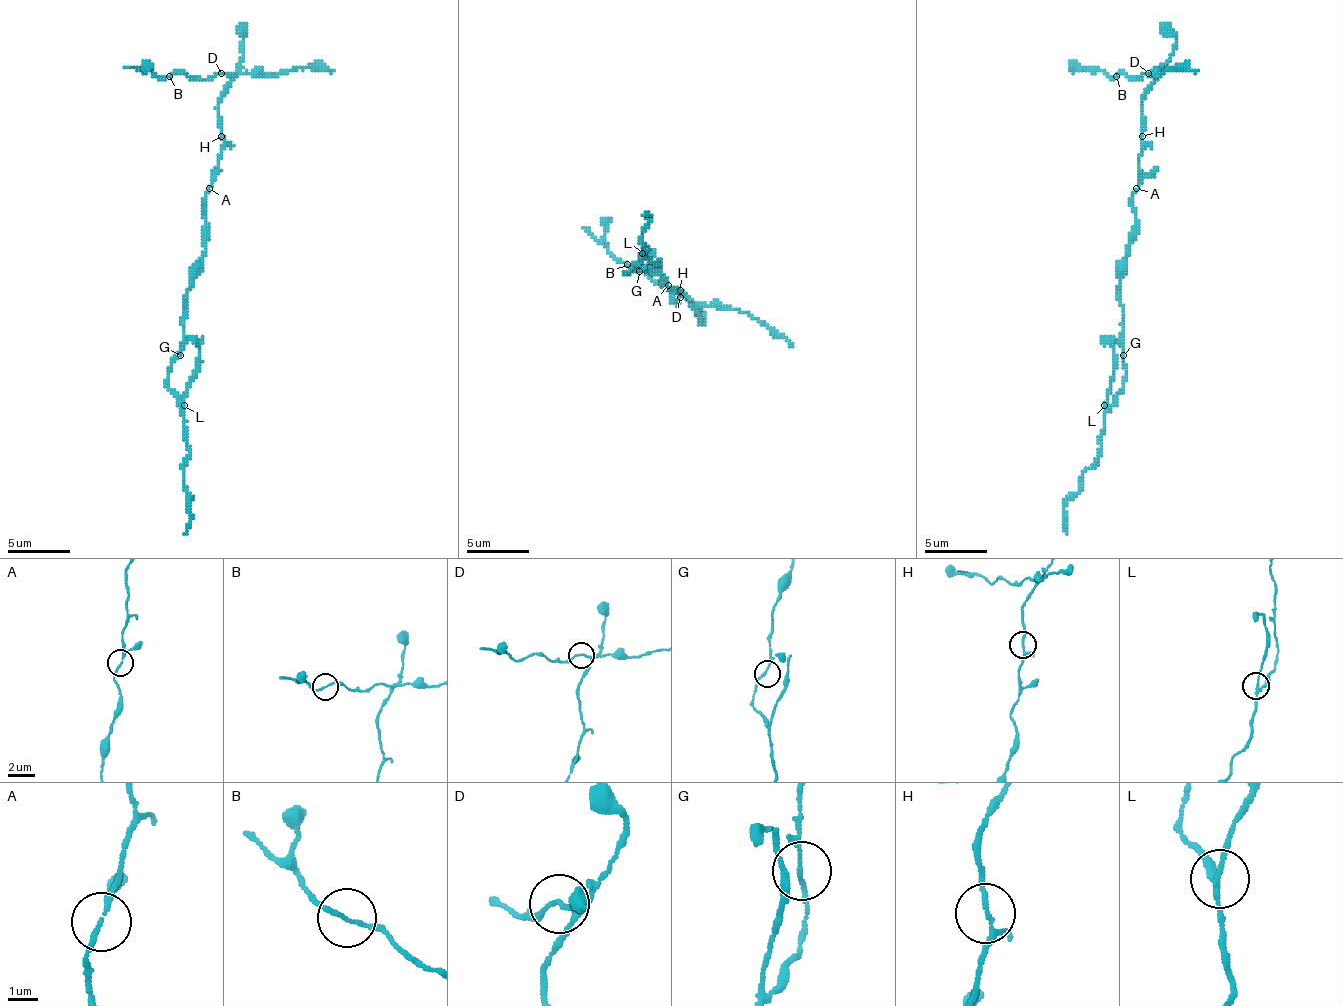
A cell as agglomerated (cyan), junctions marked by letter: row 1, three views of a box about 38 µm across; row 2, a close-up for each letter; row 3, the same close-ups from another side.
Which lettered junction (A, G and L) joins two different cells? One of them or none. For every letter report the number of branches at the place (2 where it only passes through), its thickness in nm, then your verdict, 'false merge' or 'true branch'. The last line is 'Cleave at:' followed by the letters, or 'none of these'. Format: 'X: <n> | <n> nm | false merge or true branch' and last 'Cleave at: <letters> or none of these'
A: 3 | 130 nm | true branch
G: 3 | 110 nm | true branch
L: 3 | 170 nm | true branch
Cleave at: none of these

